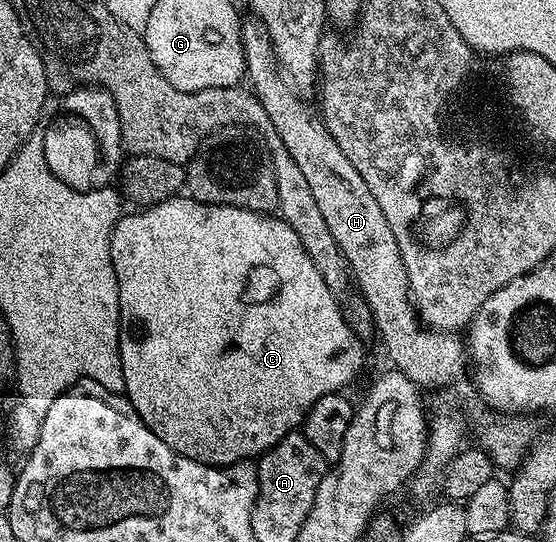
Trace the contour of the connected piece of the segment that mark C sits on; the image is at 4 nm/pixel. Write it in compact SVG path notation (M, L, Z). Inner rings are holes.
M190 195L170 197L168 201L149 205L135 212L139 213L131 213L128 217L127 214L120 216L111 231L111 258L113 259L113 271L117 275L117 287L119 288L119 350L121 351L121 367L125 371L125 387L127 388L125 396L131 400L143 422L173 451L177 451L194 461L203 461L206 465L231 465L235 461L258 458L266 453L268 449L272 449L282 437L296 432L302 426L304 419L307 418L307 412L313 407L313 403L317 403L317 399L321 399L321 395L346 390L346 385L351 385L358 379L359 372L363 369L363 345L359 342L358 335L351 330L350 323L339 321L342 319L343 313L336 304L338 303L337 297L326 286L321 271L314 266L314 259L306 253L297 231L287 225L284 220L275 215L254 213L248 209L233 207L232 205L206 205L200 201L194 201Z

